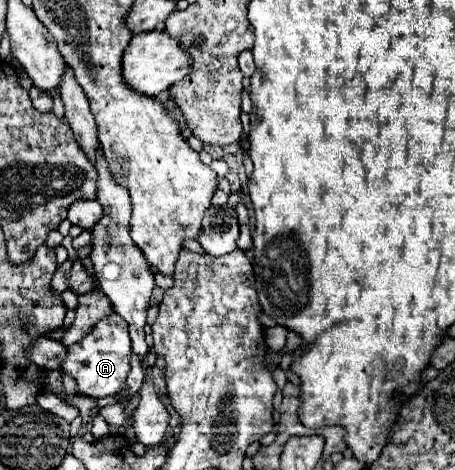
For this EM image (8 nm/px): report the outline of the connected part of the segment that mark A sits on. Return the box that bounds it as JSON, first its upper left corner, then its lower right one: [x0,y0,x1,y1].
[62,312,132,398]

